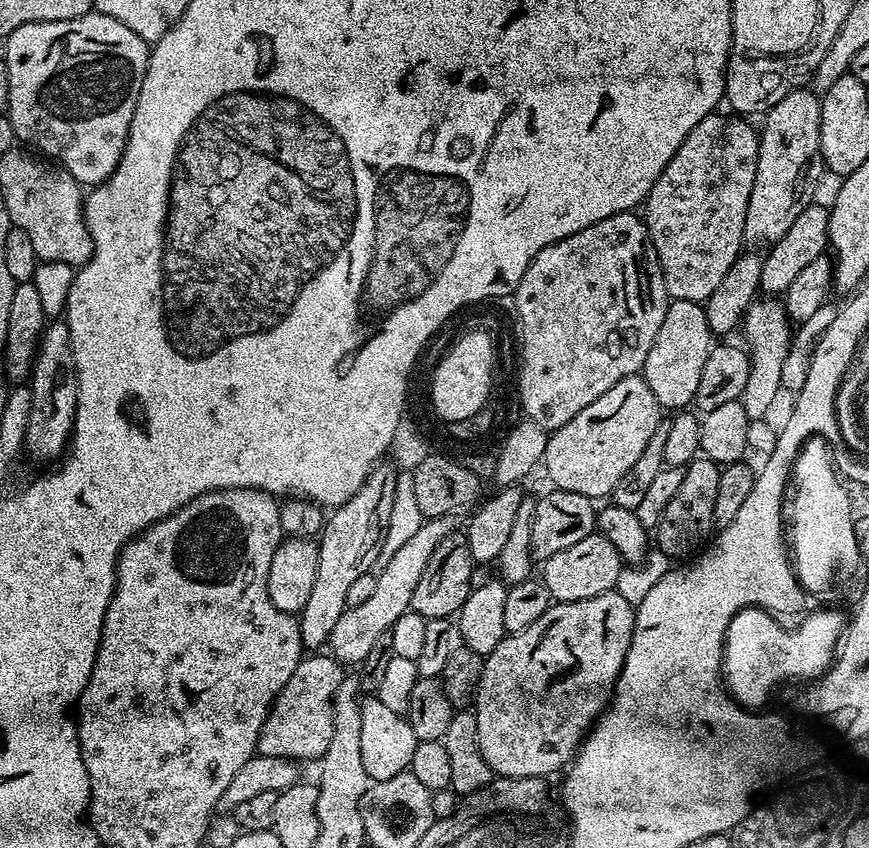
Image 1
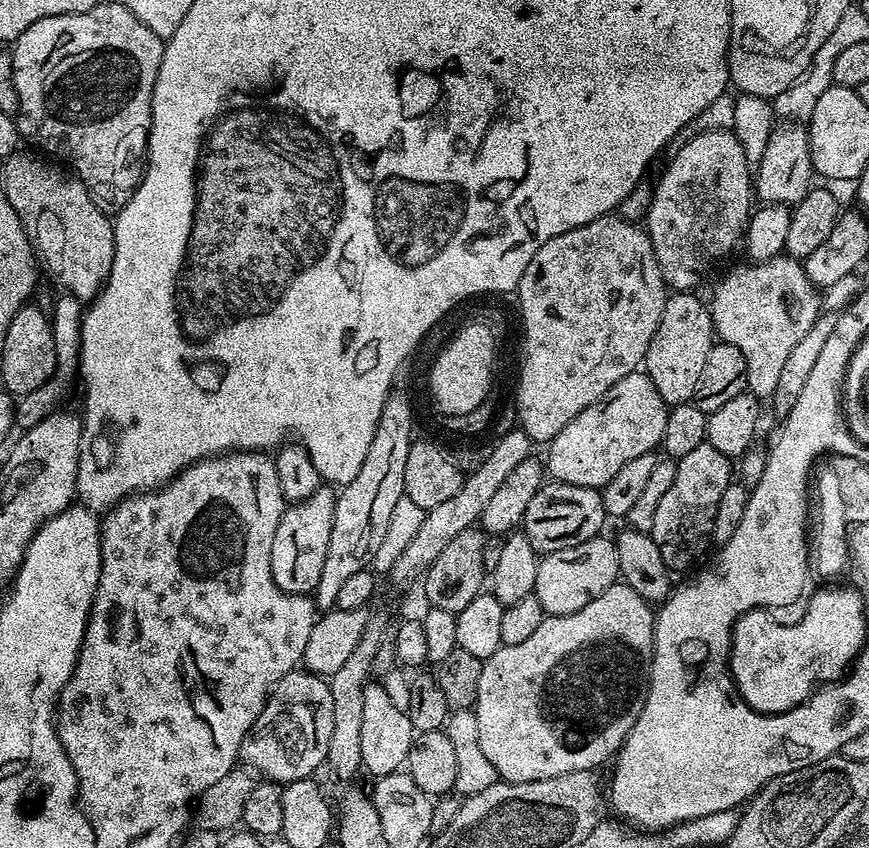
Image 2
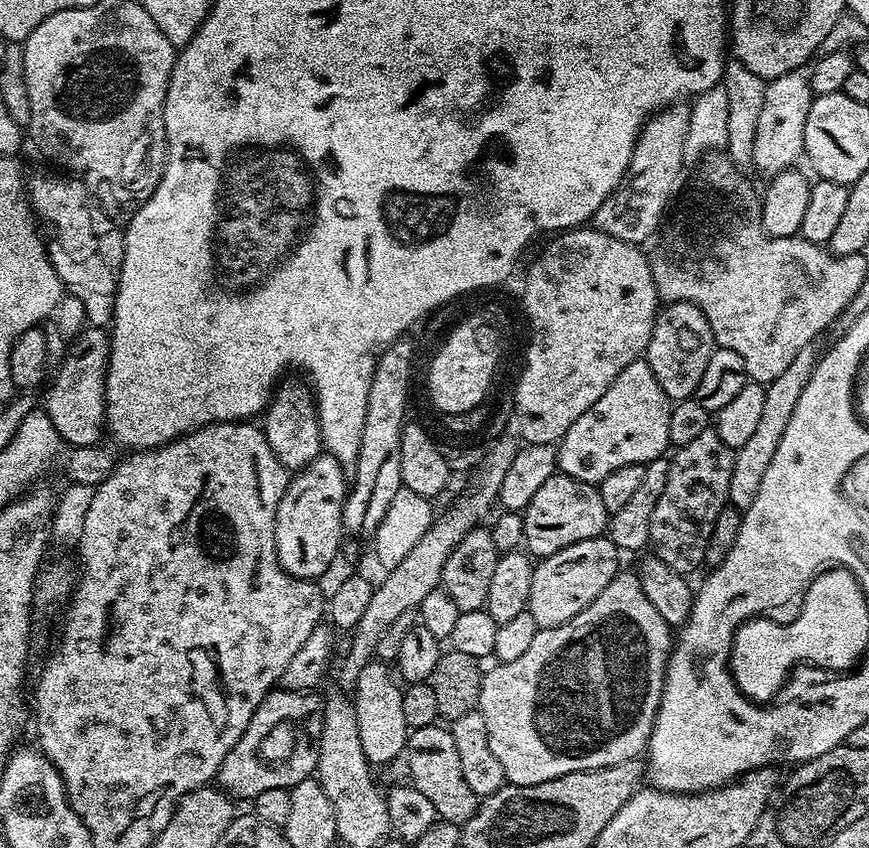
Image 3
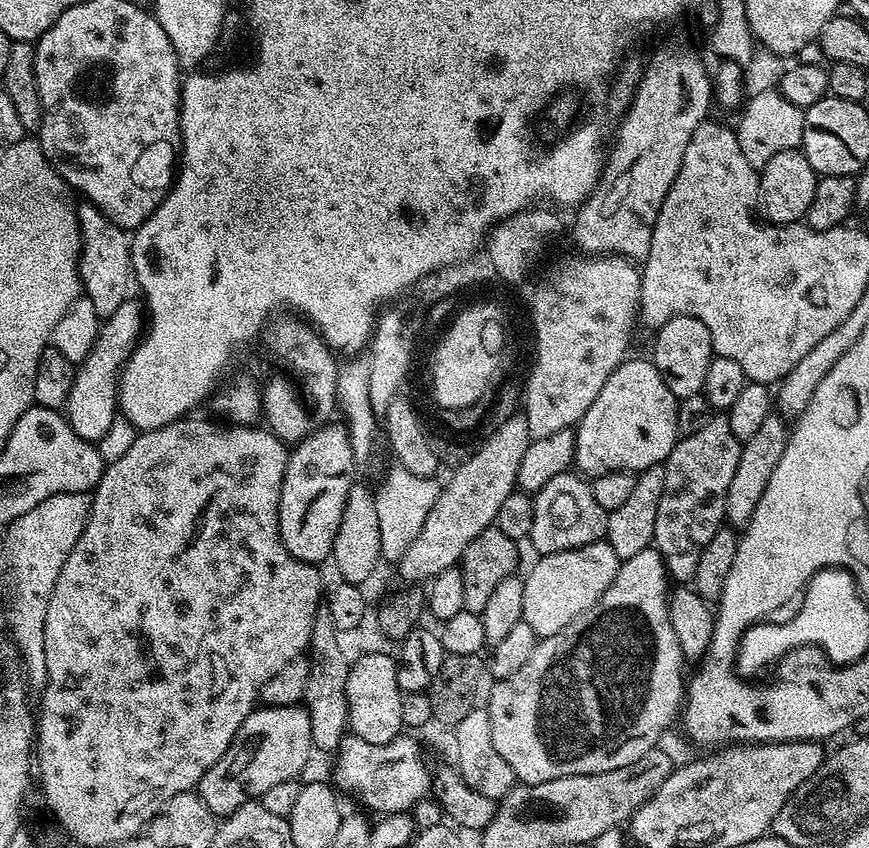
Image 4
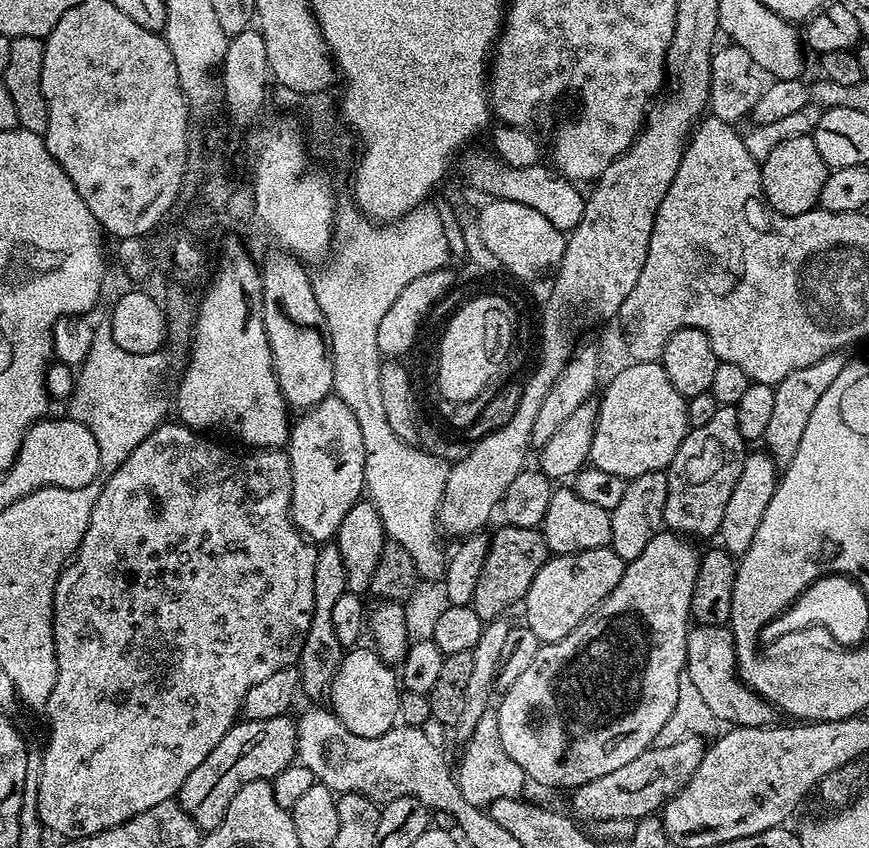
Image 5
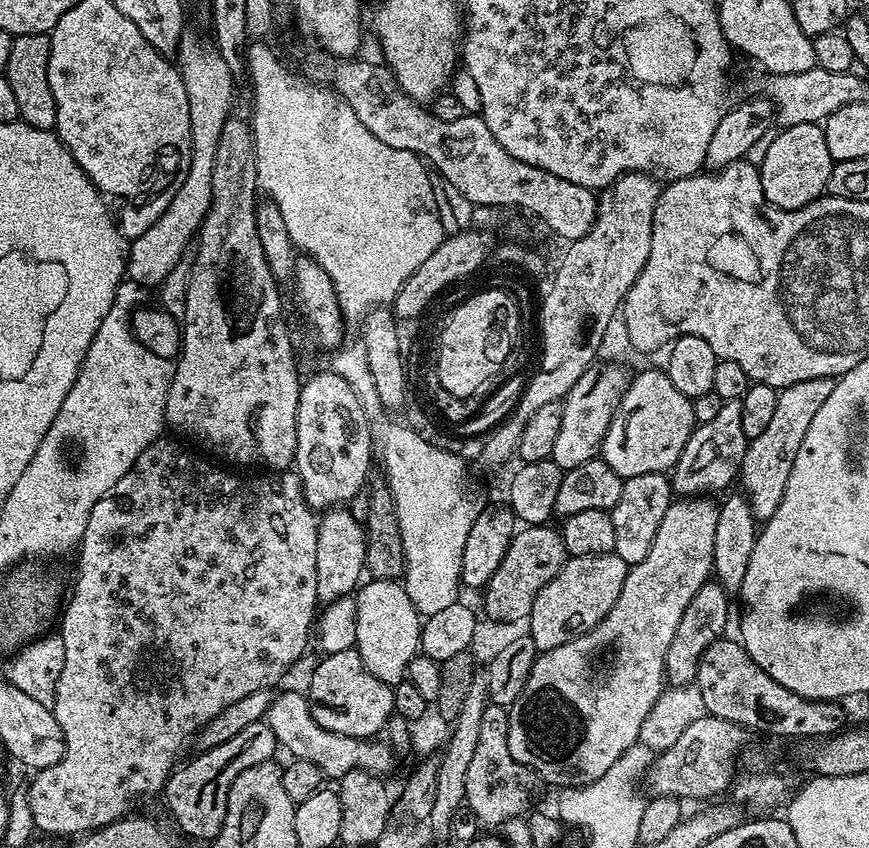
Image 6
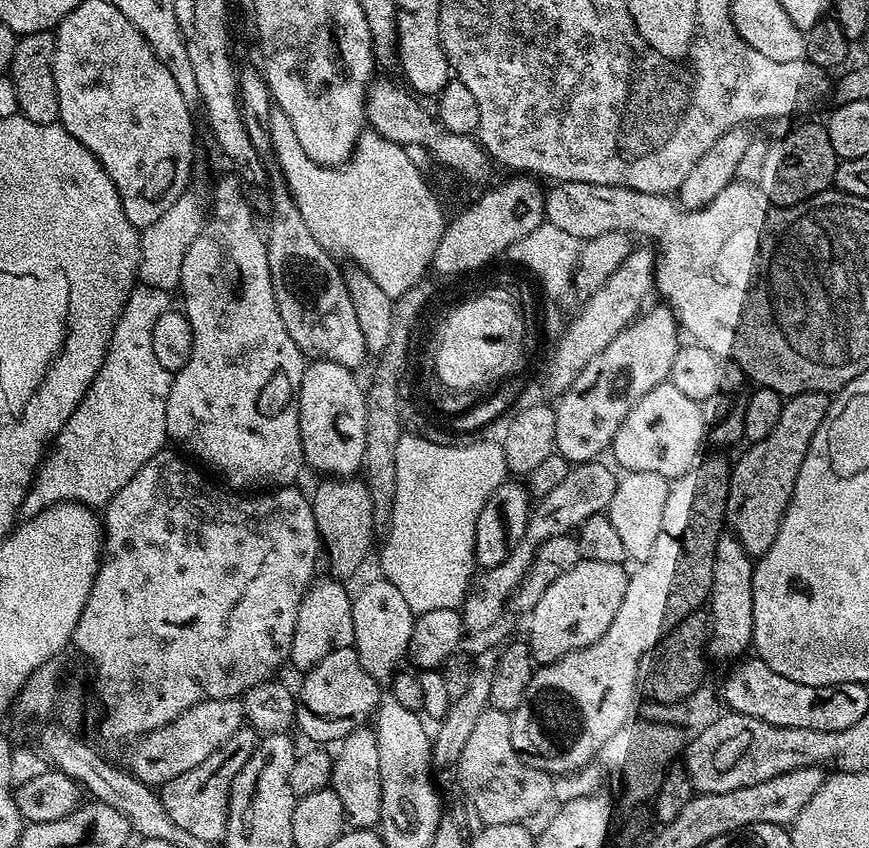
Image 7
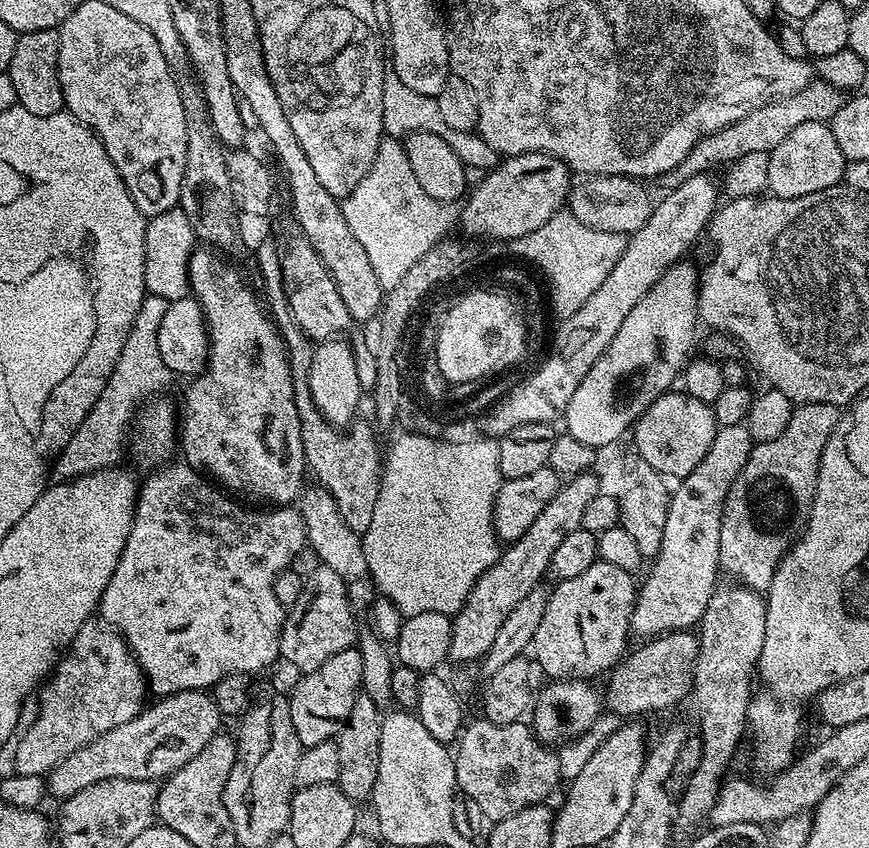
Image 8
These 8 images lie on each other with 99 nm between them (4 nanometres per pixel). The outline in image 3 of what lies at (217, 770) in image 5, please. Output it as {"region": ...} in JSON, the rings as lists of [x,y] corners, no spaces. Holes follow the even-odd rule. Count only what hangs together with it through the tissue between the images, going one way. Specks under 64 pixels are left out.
{"region":[[[273,690],[250,718],[242,738],[226,754],[218,773],[218,784],[237,801],[255,801],[262,790],[291,788],[316,771],[318,746],[322,738],[323,699],[315,691]]]}

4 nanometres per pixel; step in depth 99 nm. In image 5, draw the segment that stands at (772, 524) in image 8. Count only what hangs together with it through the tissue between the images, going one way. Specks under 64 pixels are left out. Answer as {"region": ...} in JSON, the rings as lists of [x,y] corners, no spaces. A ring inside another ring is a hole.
{"region":[[[844,354],[827,356],[814,362],[814,366],[802,366],[802,370],[786,374],[786,378],[774,386],[774,411],[766,426],[762,444],[777,465],[787,466],[794,454],[798,454],[798,442],[802,442],[802,433],[810,422],[810,414],[814,414],[814,406],[818,406],[822,394],[830,390],[830,385],[838,379],[838,374],[842,374],[848,362],[849,357]]]}

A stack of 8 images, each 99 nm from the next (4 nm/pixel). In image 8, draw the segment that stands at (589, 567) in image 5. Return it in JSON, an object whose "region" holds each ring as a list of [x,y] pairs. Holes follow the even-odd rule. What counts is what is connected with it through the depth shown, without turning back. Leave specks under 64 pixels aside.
{"region":[[[597,559],[596,563],[590,566],[590,570],[577,574],[575,578],[559,581],[555,585],[556,588],[551,589],[546,602],[546,614],[542,614],[538,630],[534,630],[530,652],[534,657],[535,667],[539,671],[541,668],[552,680],[588,680],[596,678],[592,676],[598,675],[599,672],[607,673],[615,668],[629,647],[632,611],[636,605],[638,591],[637,581],[632,580],[635,580],[633,573],[618,570],[618,566],[610,566]]]}

